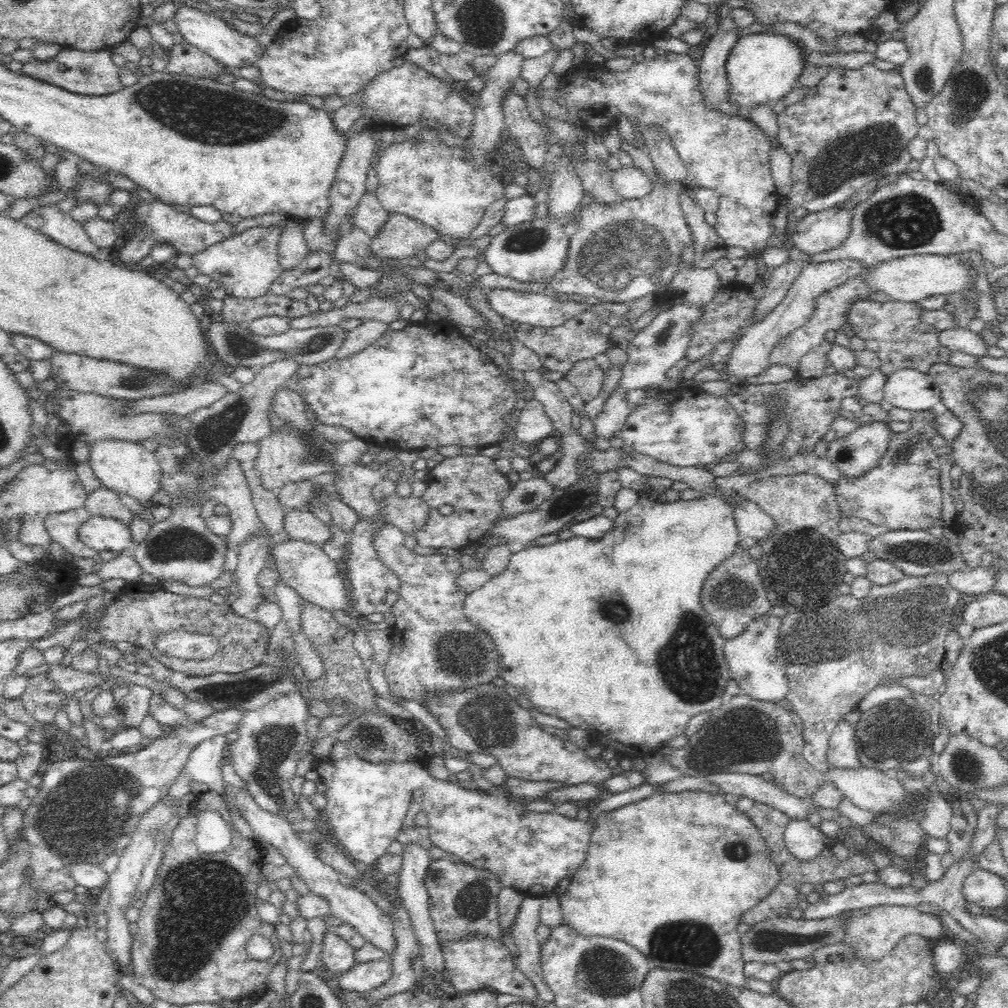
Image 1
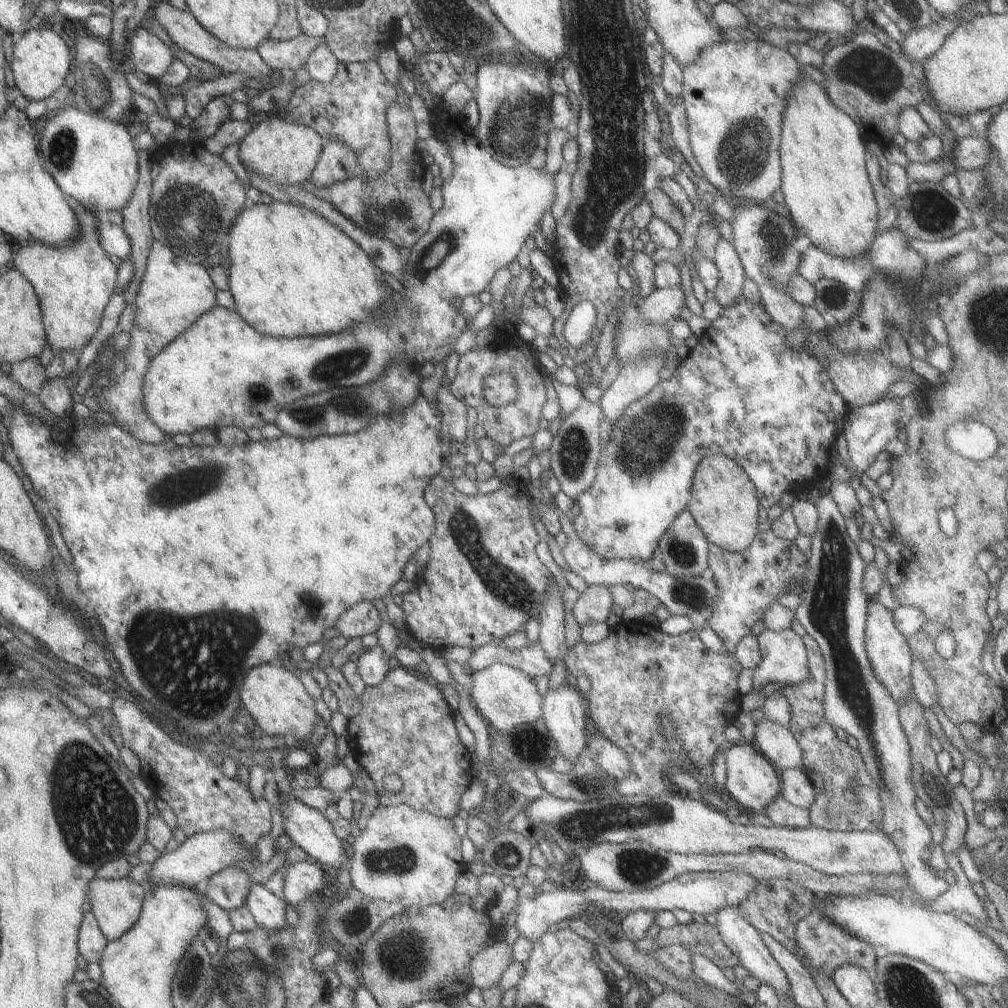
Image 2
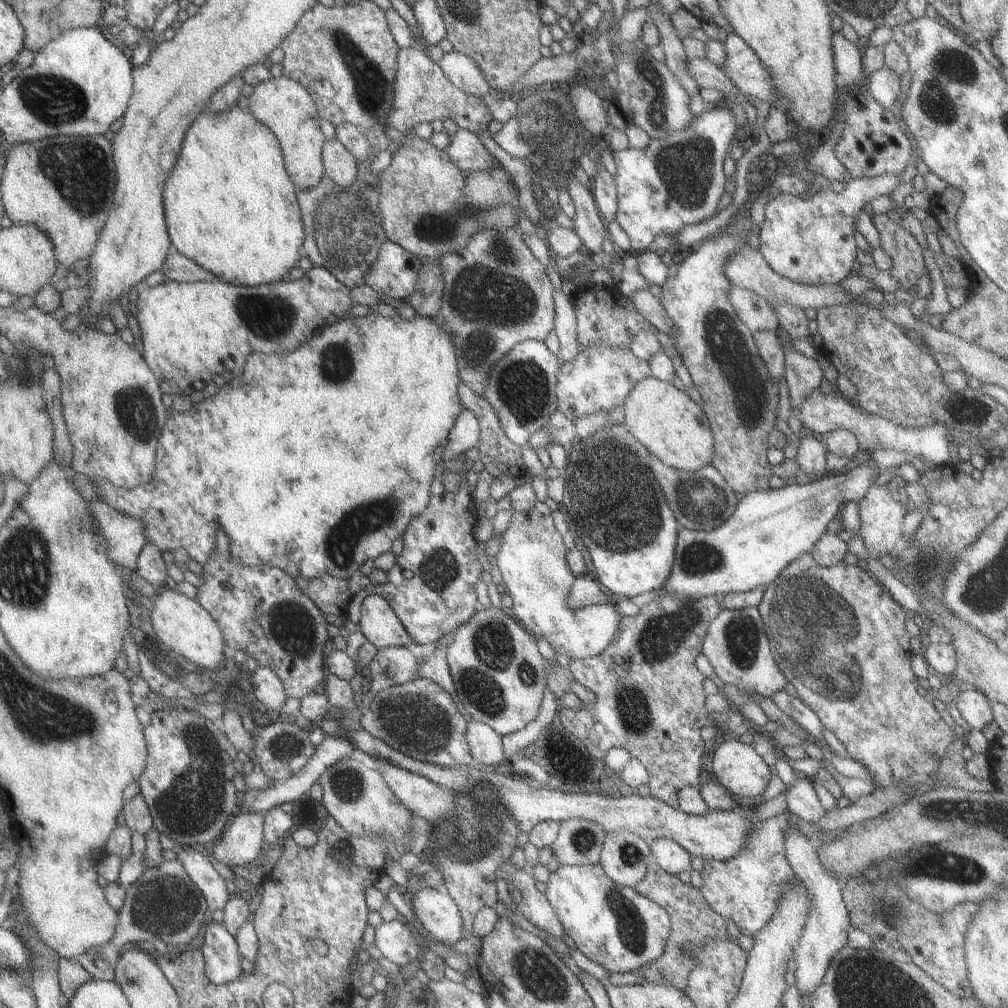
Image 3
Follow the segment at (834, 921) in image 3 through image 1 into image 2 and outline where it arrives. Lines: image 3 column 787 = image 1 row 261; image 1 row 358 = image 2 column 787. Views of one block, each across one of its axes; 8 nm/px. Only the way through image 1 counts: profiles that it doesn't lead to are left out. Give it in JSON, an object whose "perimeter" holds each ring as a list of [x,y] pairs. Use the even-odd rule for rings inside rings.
{"perimeter":[[[764,717],[755,724],[753,743],[768,760],[773,762],[779,772],[802,768],[802,749],[788,727],[780,726]]]}

